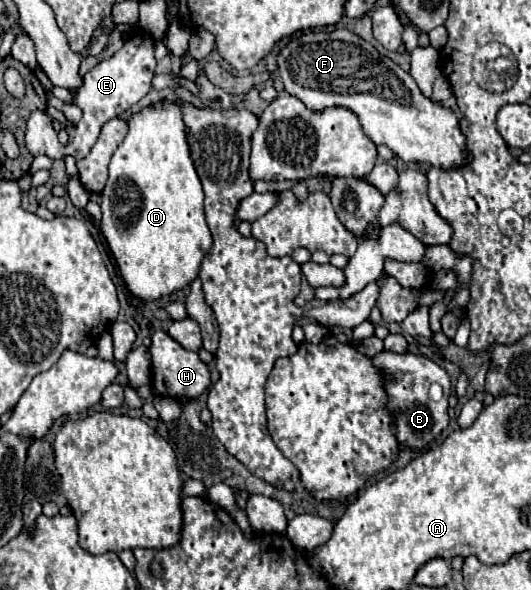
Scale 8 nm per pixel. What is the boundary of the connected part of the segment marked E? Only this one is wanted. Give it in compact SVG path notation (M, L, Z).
M137 33L125 41L125 45L109 59L95 65L83 77L83 85L75 95L75 103L83 109L83 119L75 125L75 137L67 143L67 155L73 155L77 161L87 157L95 145L101 127L115 119L127 117L131 105L139 103L151 89L151 79L155 75L155 57L153 57L153 39L147 33Z

